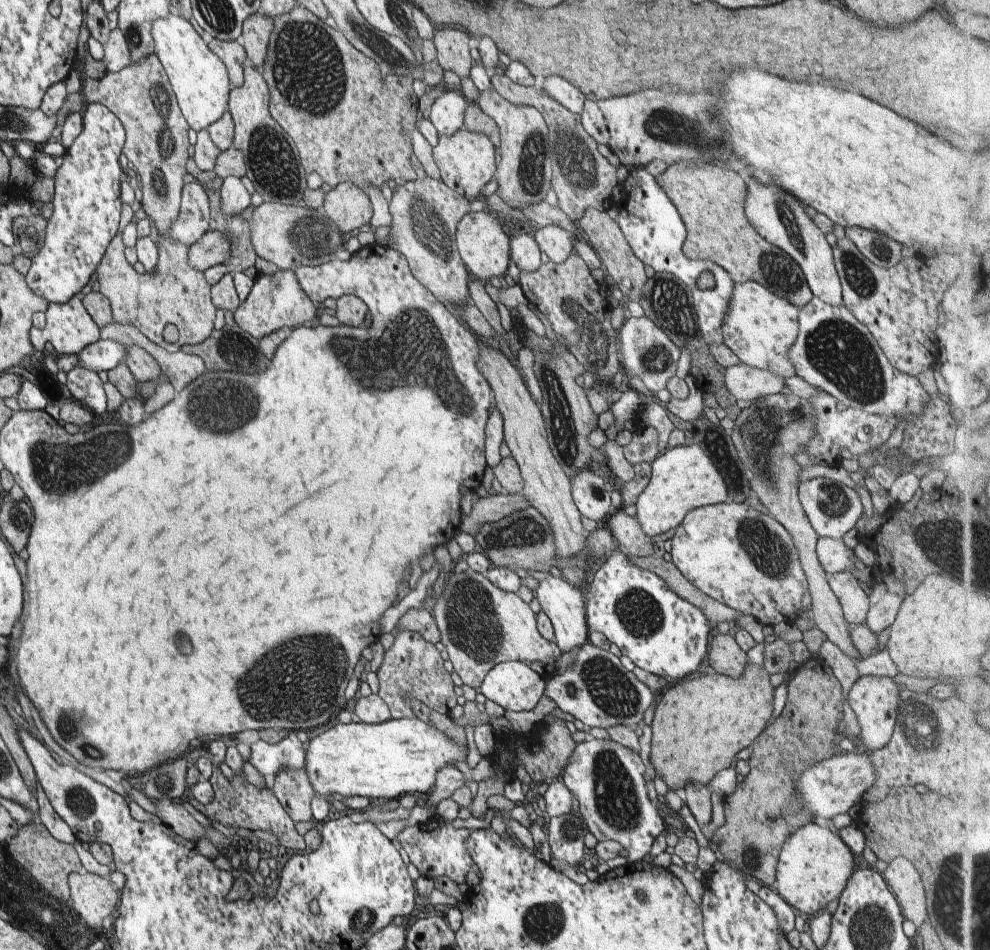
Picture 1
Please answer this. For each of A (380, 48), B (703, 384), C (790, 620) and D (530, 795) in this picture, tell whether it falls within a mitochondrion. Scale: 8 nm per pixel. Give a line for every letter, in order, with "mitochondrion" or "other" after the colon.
A: mitochondrion
B: other
C: other
D: other

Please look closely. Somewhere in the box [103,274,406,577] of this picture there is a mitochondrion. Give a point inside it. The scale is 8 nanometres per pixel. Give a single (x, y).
(222, 406)

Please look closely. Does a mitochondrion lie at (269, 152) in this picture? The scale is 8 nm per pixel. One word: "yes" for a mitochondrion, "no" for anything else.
yes

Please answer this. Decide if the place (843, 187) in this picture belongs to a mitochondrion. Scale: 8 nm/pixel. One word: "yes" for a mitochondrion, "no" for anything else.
no

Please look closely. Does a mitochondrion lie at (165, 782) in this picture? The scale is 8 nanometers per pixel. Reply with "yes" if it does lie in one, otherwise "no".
yes

